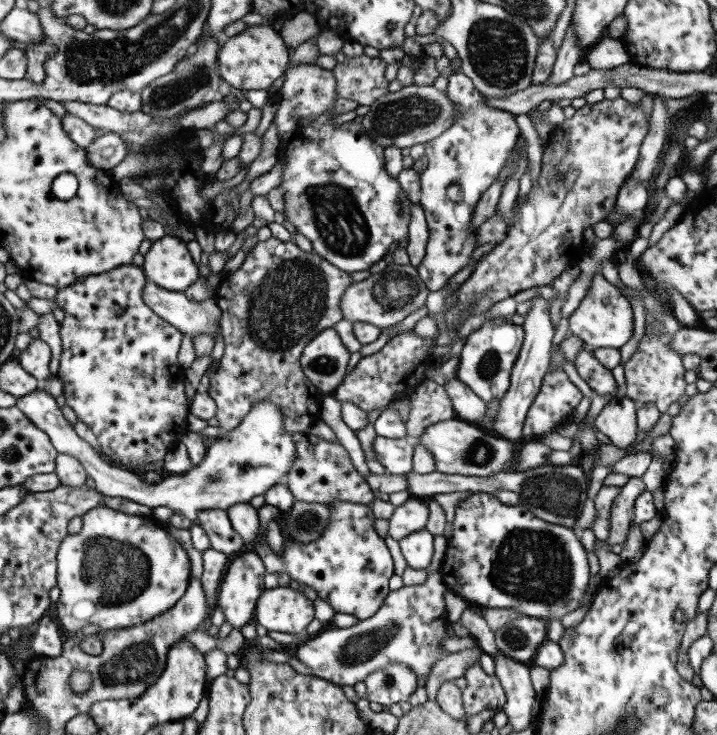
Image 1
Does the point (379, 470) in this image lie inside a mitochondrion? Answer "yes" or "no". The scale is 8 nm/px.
no

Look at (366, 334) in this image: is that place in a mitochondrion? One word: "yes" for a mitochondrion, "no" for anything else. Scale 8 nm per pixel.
no

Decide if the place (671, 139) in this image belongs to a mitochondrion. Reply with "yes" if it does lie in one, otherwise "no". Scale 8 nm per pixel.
no

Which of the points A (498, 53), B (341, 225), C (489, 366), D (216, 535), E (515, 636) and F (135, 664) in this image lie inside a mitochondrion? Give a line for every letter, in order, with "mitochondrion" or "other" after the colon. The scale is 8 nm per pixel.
A: mitochondrion
B: mitochondrion
C: mitochondrion
D: other
E: mitochondrion
F: mitochondrion

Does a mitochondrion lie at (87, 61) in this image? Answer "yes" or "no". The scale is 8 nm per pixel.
yes

